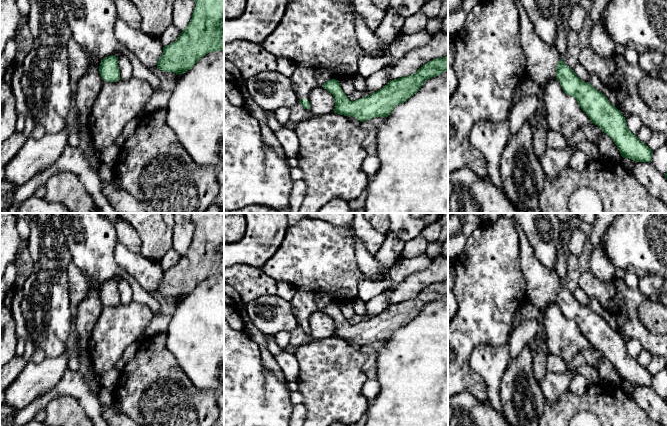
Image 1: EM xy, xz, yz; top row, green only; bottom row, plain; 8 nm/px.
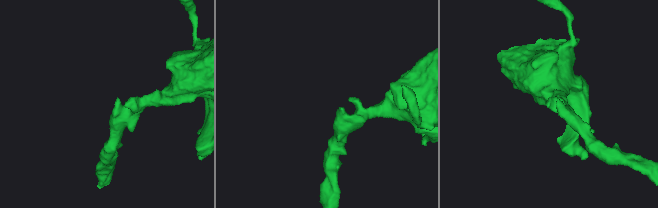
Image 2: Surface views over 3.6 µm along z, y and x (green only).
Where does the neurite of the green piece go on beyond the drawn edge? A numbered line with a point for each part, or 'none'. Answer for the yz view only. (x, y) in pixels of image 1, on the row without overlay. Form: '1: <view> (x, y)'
1: yz (541, 283)

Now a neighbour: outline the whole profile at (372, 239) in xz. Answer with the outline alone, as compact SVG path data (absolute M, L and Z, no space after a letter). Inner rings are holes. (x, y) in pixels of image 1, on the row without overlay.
M355 213L354 230L355 235L364 243L367 251L376 255L385 240L386 233L376 231L363 213Z

